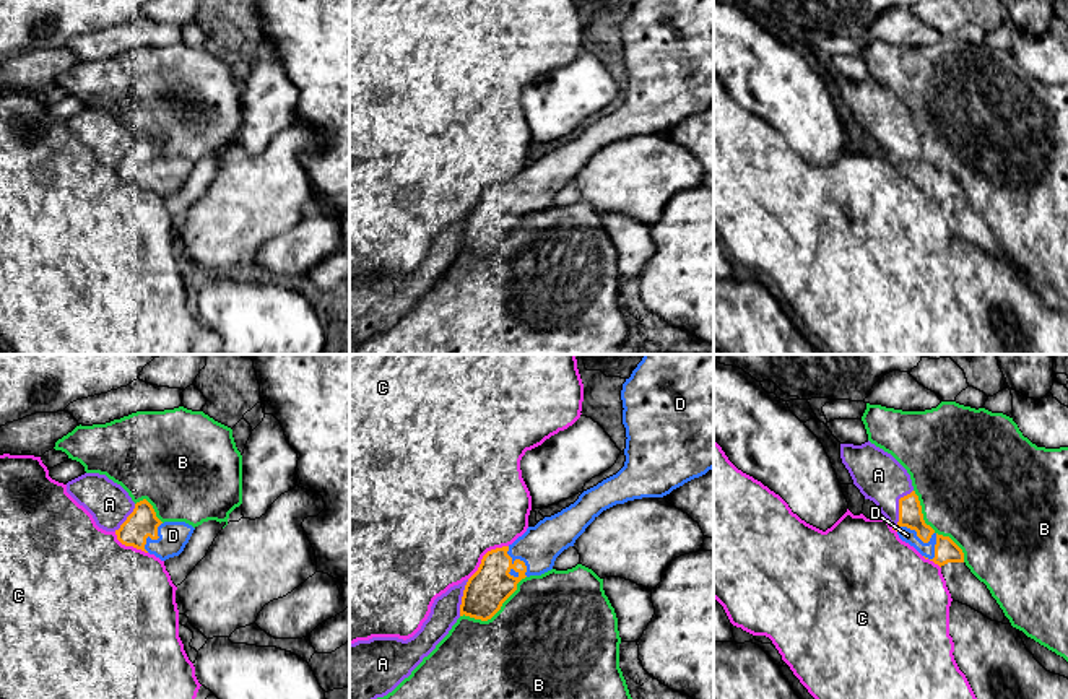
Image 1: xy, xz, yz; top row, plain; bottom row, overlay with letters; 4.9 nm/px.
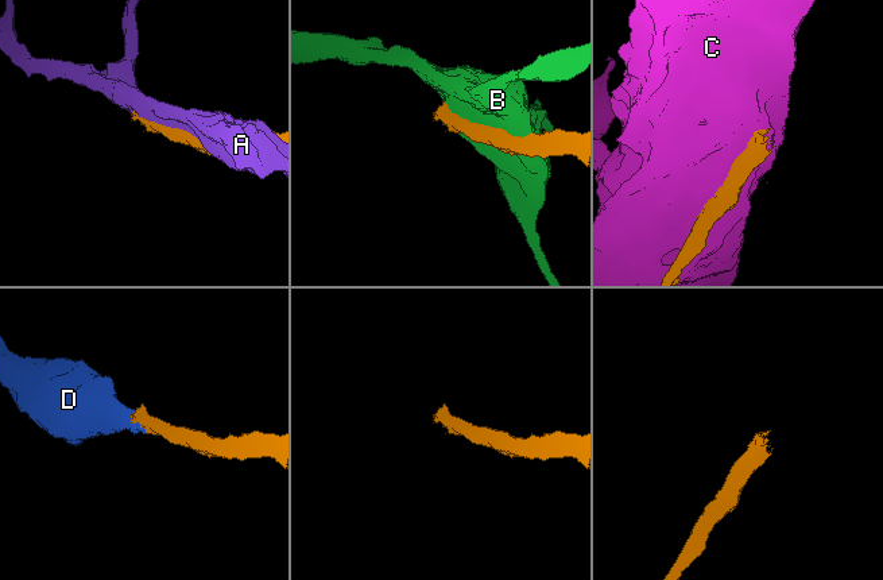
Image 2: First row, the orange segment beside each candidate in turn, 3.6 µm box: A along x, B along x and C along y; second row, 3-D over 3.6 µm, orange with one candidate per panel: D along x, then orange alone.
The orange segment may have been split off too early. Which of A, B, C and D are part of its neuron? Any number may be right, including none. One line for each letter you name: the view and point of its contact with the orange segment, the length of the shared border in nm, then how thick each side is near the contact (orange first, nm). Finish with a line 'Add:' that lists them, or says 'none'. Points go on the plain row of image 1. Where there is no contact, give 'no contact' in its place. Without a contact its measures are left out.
D: contact yz (927, 178); length 240 nm; calibres 120 and 70 nm
Add: D

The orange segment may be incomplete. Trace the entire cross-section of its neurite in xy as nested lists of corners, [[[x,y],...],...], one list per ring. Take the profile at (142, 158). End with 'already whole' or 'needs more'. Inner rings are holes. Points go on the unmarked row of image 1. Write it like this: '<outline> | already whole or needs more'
[[[143,135],[135,140],[133,148],[115,166],[117,176],[154,190],[161,197],[179,192],[189,179],[193,163],[185,158],[161,158],[153,141]]] | needs more

